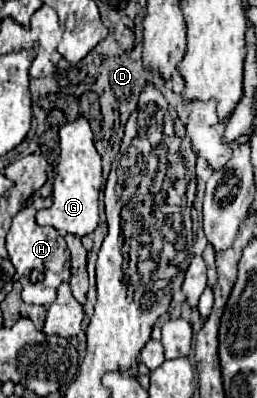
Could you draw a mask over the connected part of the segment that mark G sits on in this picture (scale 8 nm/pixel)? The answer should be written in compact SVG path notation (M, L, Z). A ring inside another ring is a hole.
M77 117L71 123L65 123L59 129L59 165L57 165L57 177L53 181L53 205L51 209L41 209L37 213L39 225L55 227L61 235L89 235L99 225L99 209L97 199L99 191L103 187L101 177L101 157L93 145L93 133L85 117Z

